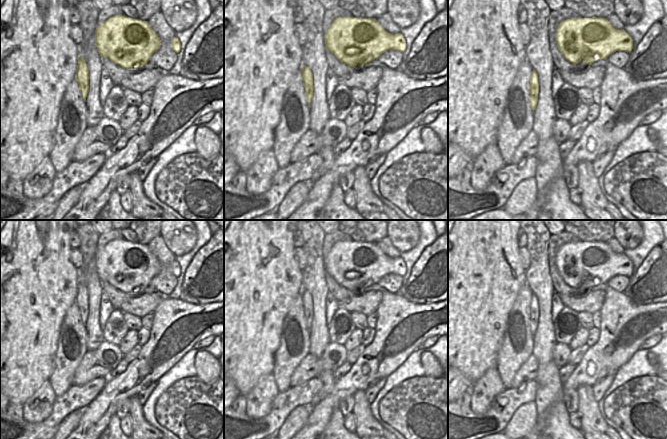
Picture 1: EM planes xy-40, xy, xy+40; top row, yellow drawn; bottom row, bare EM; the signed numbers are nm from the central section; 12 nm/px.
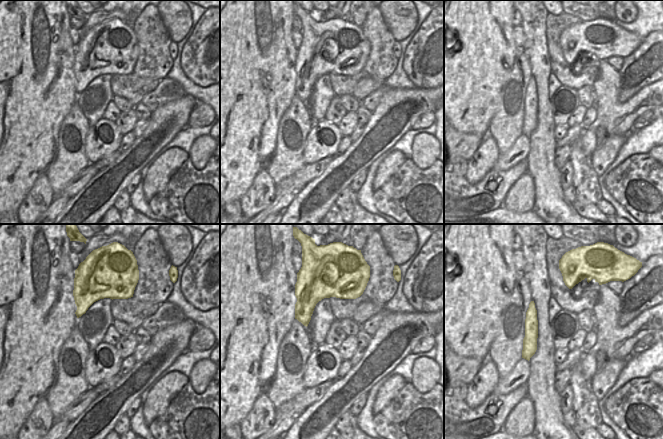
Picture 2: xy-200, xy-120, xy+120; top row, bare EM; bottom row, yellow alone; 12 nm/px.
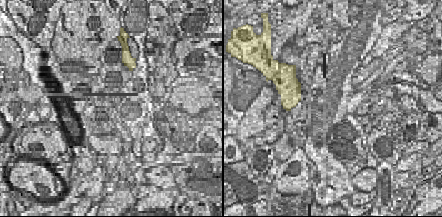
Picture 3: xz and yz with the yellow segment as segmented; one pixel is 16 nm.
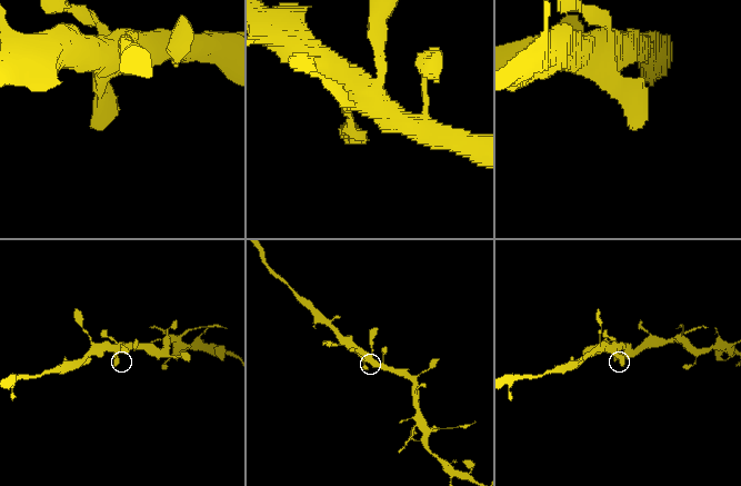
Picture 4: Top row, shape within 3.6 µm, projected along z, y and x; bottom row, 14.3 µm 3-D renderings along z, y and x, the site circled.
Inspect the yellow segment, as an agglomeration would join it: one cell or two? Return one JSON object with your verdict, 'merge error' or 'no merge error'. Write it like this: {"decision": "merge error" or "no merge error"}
{"decision": "no merge error"}

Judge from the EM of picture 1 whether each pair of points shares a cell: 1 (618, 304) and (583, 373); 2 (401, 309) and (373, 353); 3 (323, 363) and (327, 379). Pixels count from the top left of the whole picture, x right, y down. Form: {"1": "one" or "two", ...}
{"1": "one", "2": "one", "3": "two"}

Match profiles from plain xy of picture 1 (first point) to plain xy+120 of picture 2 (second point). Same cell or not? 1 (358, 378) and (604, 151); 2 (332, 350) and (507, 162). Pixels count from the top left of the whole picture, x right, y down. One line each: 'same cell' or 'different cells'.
1: different cells
2: same cell

